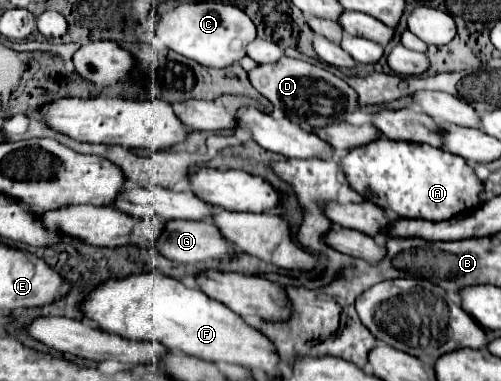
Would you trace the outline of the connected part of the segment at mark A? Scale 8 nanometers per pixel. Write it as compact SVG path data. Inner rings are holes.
M380 137L378 141L366 147L356 147L342 157L342 169L354 191L404 219L446 221L464 211L478 209L482 203L484 183L476 177L474 169L462 157L422 143Z

